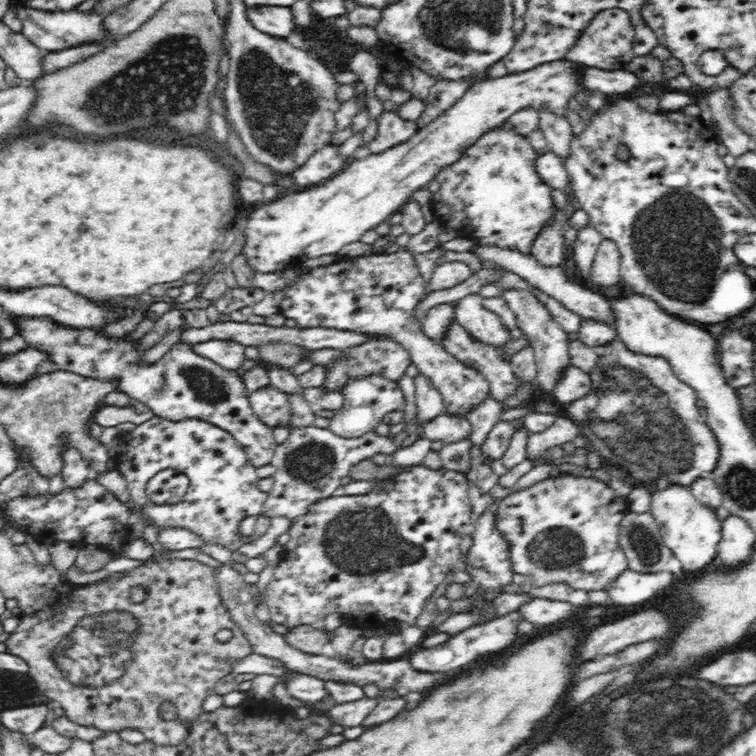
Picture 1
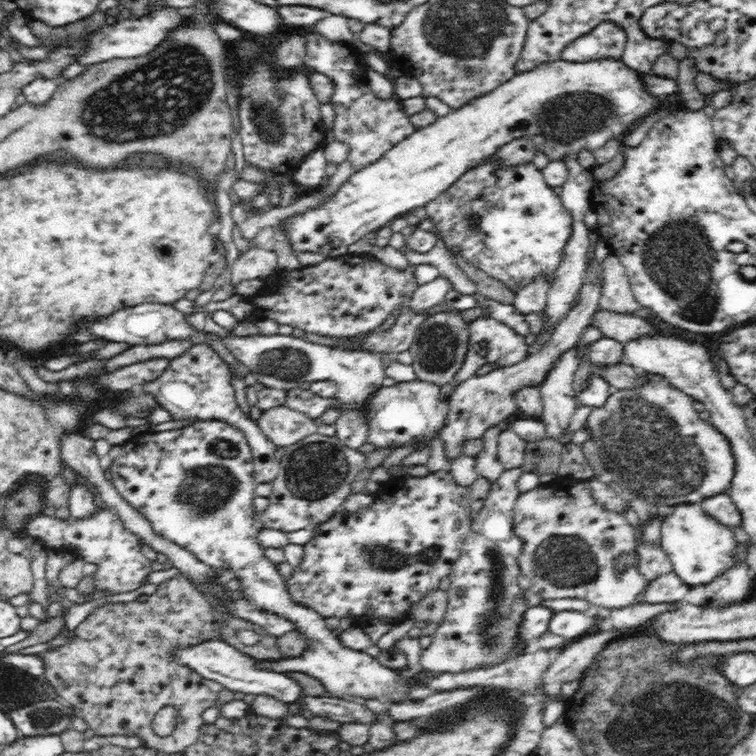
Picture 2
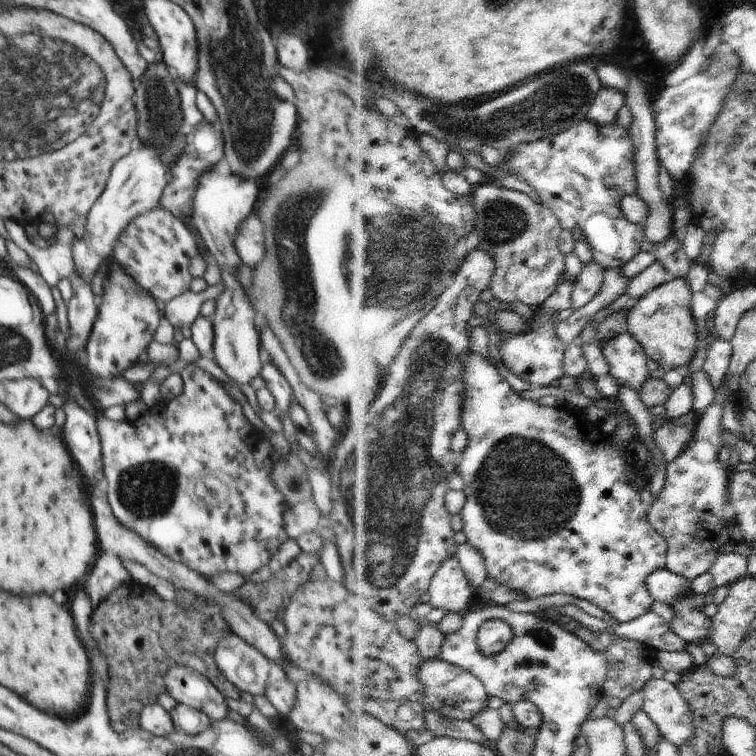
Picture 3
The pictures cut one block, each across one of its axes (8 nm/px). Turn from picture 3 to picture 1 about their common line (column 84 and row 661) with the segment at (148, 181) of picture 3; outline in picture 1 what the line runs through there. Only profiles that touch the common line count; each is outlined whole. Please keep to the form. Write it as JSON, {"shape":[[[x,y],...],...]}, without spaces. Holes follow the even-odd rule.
{"shape":[[[250,653],[248,656],[232,662],[234,675],[252,674],[271,674],[280,678],[285,684],[286,690],[292,698],[298,698],[307,704],[320,702],[326,695],[330,695],[324,687],[324,680],[315,676],[291,671],[282,661],[270,658],[258,653]]]}

